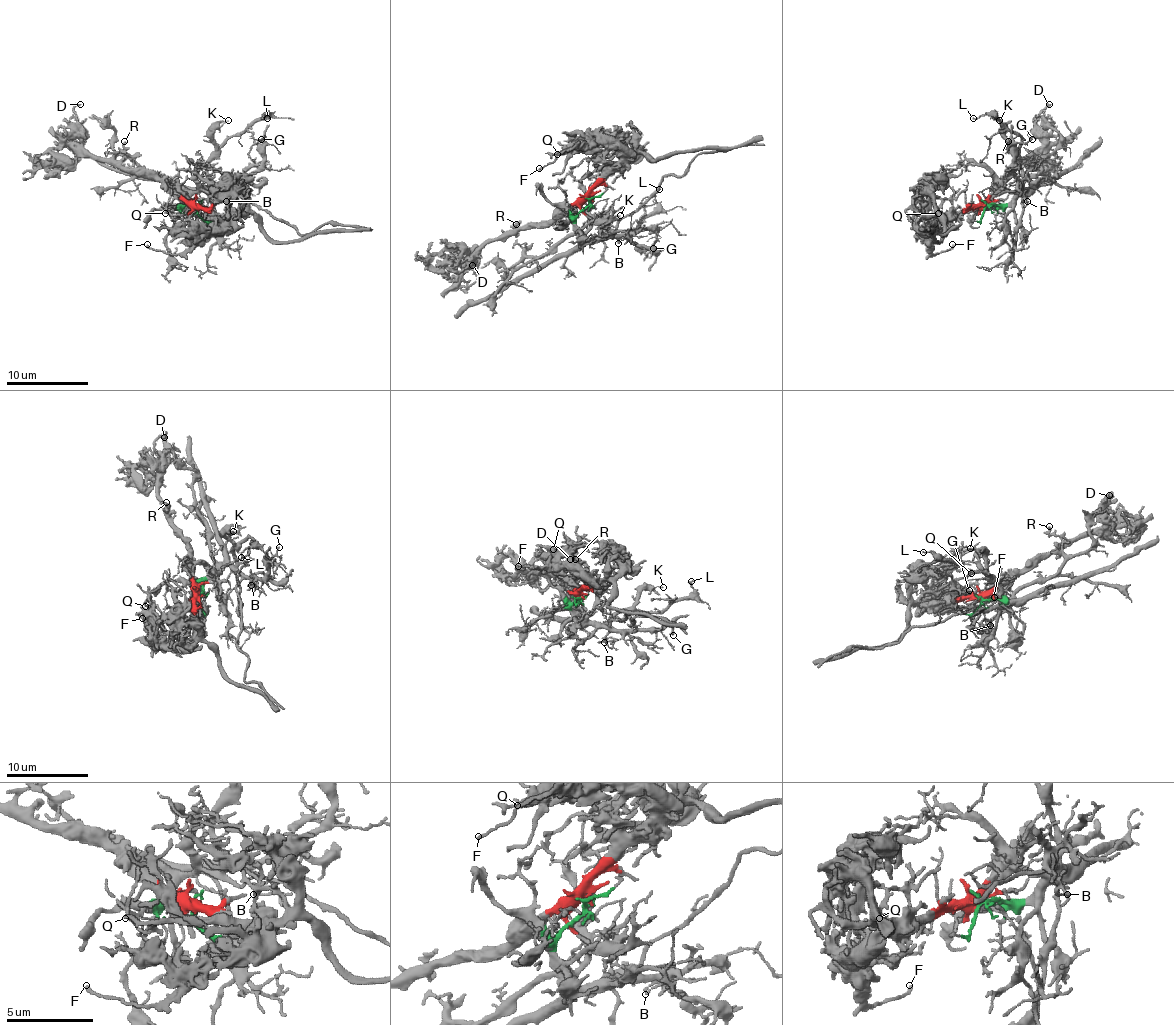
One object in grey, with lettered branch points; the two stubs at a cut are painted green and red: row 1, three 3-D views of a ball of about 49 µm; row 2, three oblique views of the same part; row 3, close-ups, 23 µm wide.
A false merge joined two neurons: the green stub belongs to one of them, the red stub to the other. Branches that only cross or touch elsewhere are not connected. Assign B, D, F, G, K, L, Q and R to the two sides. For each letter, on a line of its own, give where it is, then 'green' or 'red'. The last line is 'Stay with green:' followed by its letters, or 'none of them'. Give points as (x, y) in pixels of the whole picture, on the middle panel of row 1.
B: place (618, 243); green
D: place (472, 265); red
F: place (539, 168); red
G: place (653, 248); green
K: place (620, 215); green
L: place (659, 189); green
Q: place (557, 154); red
R: place (516, 224); red
Stay with green: B, G, K, L

